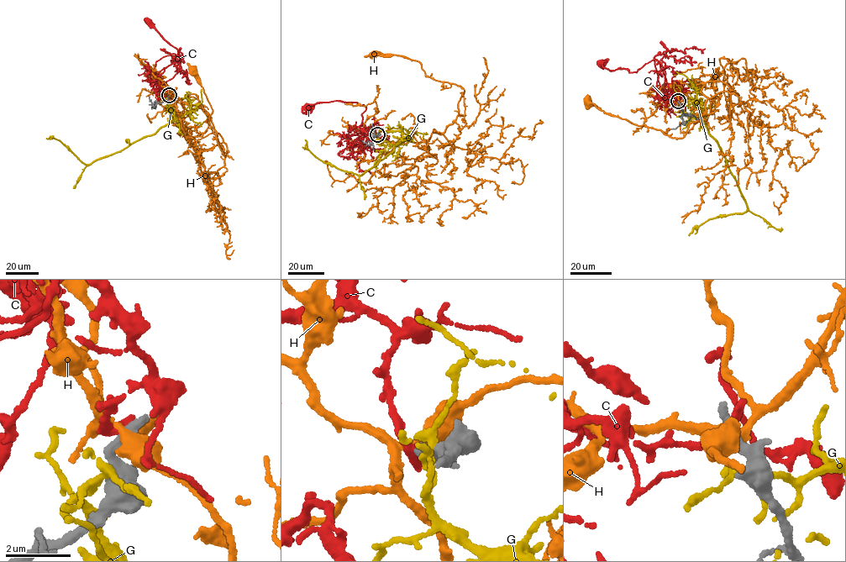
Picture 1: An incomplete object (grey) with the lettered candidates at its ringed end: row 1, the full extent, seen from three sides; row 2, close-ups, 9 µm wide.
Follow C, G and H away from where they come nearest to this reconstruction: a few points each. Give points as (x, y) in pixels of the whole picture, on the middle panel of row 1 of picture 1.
C: (377, 134), (374, 127), (364, 134), (363, 105), (336, 100), (307, 107)
G: (378, 134), (380, 139), (400, 143), (375, 166), (359, 175), (317, 159), (310, 152), (305, 139)
H: (377, 134), (381, 143), (425, 142), (453, 123), (464, 92), (425, 76), (416, 60), (374, 55)

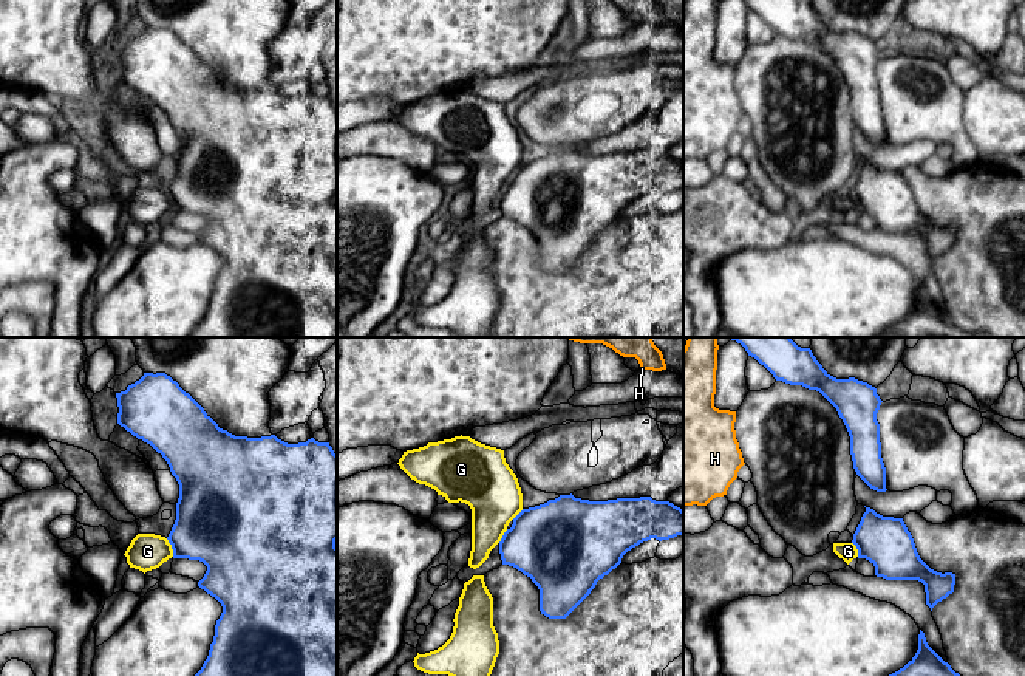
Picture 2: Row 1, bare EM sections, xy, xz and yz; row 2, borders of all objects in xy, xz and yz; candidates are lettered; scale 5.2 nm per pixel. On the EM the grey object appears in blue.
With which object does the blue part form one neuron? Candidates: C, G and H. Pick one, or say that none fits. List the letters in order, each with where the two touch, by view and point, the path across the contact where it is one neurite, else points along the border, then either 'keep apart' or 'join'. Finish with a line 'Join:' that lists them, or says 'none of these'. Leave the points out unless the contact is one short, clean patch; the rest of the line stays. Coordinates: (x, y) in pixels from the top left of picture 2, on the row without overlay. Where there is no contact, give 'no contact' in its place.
C: no contact; keep apart
G: meets blue in xy at (172, 201); keep apart
H: no contact; keep apart
Join: none of these

